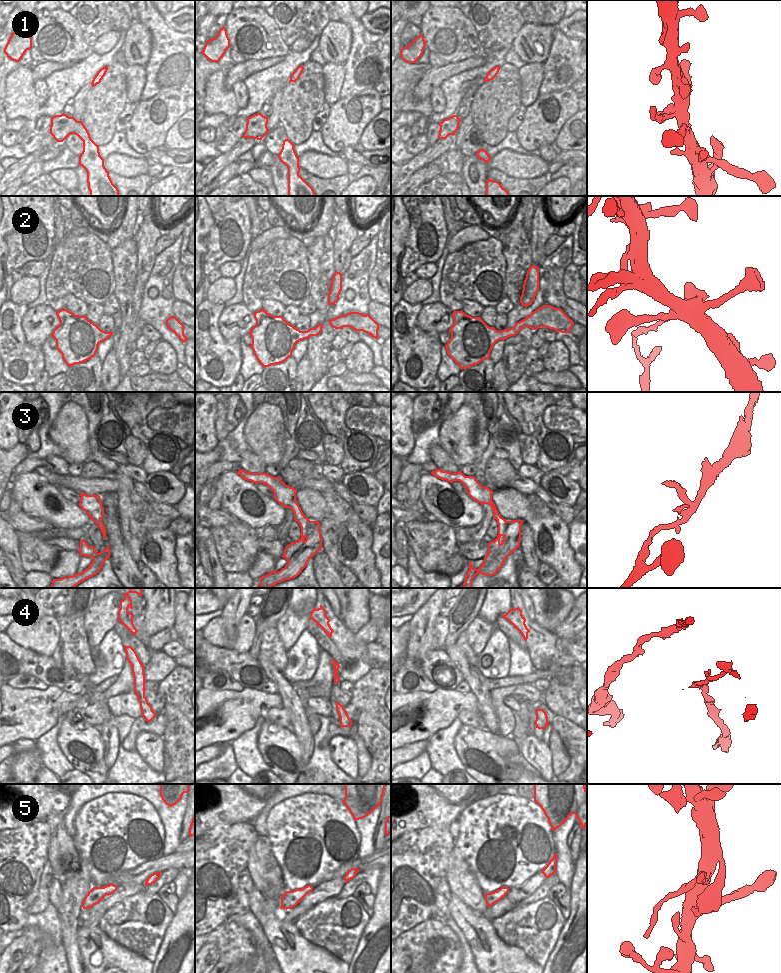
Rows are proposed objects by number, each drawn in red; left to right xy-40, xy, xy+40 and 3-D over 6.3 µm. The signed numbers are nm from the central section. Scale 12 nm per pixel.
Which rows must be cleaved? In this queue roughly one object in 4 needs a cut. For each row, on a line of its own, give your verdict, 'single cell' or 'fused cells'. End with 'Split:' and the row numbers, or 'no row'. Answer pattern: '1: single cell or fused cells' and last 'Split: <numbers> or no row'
1: single cell
2: fused cells
3: single cell
4: fused cells
5: fused cells
Split: 2, 4, 5

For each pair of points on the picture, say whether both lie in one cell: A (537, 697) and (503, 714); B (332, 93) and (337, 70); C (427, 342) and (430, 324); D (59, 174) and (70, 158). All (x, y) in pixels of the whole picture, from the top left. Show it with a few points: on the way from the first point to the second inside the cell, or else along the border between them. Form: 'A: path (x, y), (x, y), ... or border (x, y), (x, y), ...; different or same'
A: path (524, 690), (508, 690), (501, 697), (501, 701); same
B: path (332, 87), (333, 76); same
C: border (420, 310), (417, 325), (425, 331), (439, 333); different
D: border (73, 168), (56, 168), (49, 174); different

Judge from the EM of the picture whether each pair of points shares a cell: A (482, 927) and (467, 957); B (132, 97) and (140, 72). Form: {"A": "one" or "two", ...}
{"A": "two", "B": "one"}

